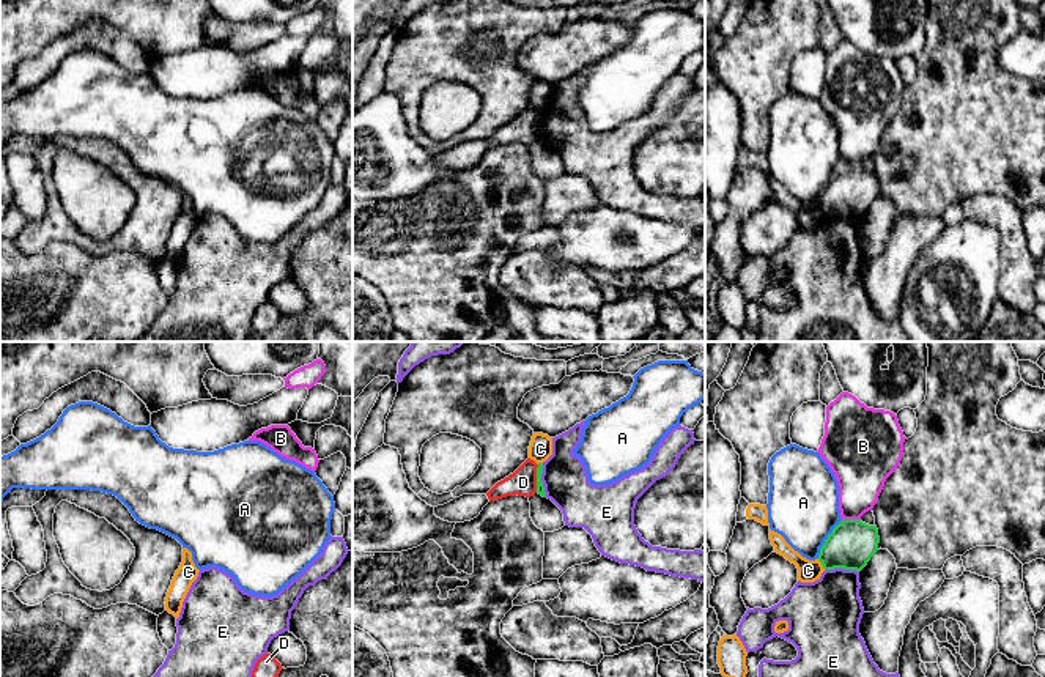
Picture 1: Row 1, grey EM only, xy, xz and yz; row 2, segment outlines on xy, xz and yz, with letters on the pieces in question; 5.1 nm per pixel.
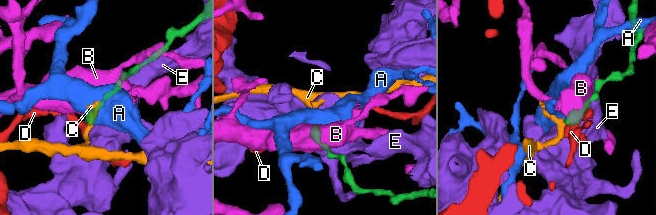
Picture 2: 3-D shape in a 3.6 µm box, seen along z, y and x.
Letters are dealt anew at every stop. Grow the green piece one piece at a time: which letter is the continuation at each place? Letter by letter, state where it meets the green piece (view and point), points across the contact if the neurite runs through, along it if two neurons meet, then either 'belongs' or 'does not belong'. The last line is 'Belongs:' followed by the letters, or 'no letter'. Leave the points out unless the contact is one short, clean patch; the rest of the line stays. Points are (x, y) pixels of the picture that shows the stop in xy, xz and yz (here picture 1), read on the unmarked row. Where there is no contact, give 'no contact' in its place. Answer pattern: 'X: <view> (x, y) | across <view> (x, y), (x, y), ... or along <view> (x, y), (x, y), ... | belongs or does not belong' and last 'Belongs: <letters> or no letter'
A: yz (827, 186) | along yz (842, 167), (828, 183), (817, 205) | does not belong
B: yz (852, 167) | along yz (842, 166), (860, 167) | does not belong
C: yz (822, 211) | along yz (817, 207), (825, 216) | does not belong
D: xz (537, 126) | does not belong
E: xz (540, 128) | does not belong
Belongs: no letter

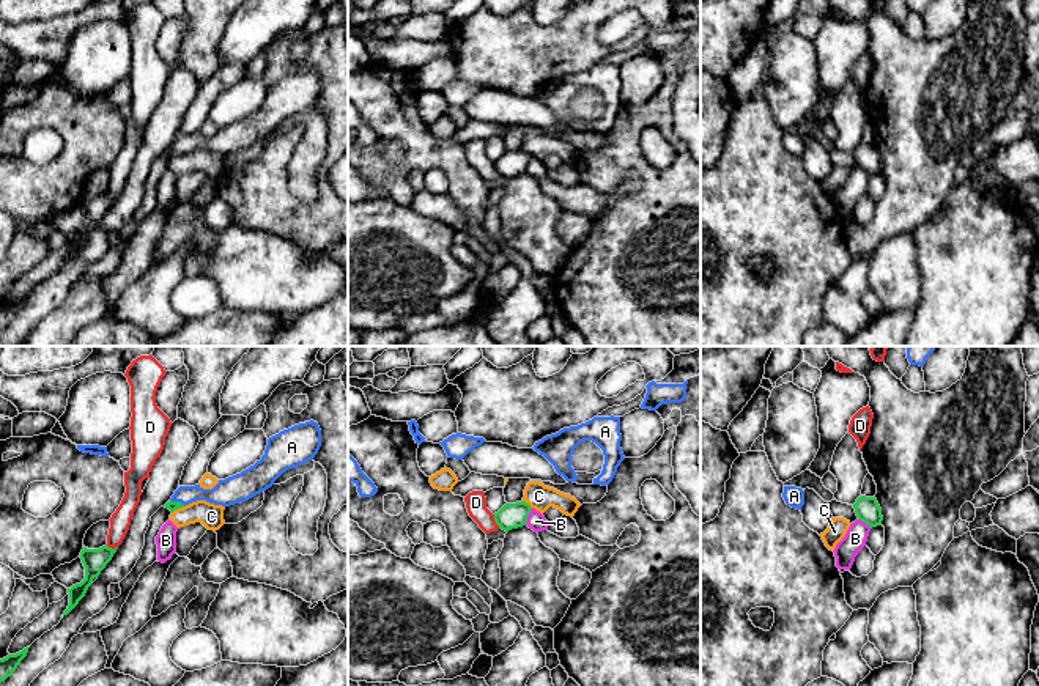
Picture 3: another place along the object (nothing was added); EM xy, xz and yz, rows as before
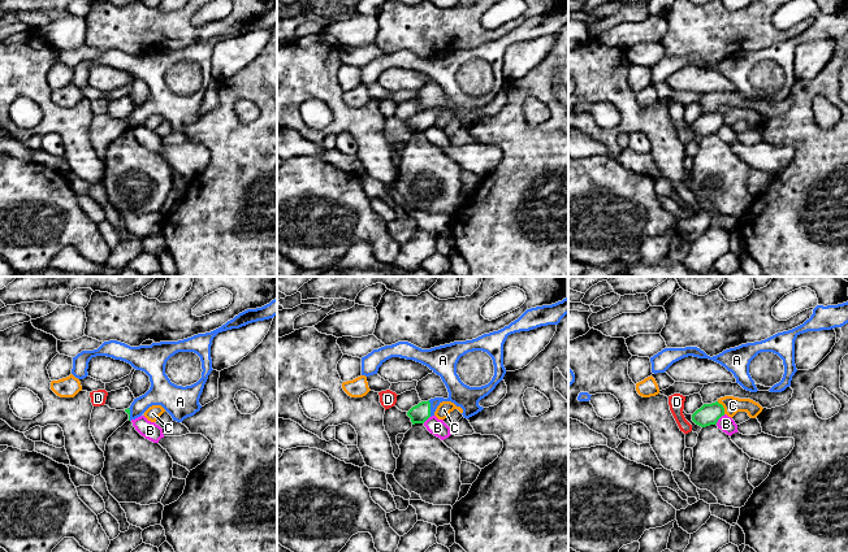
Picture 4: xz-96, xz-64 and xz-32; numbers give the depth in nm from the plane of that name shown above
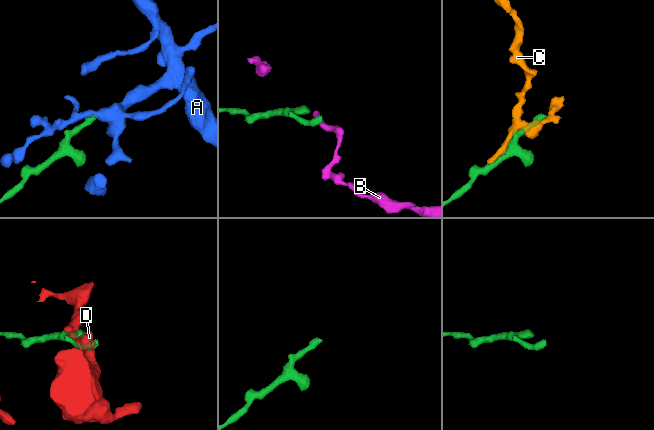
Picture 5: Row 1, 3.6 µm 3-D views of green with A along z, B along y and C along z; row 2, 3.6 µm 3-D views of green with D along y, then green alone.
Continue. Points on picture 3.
A: xy (178, 150) | across xy (172, 153), (178, 150), (186, 142), (225, 140) | belongs
B: xz (526, 164) | along xz (531, 154), (525, 172) | does not belong
C: xz (528, 151) | does not belong
D: xz (495, 167) | does not belong
Belongs: A

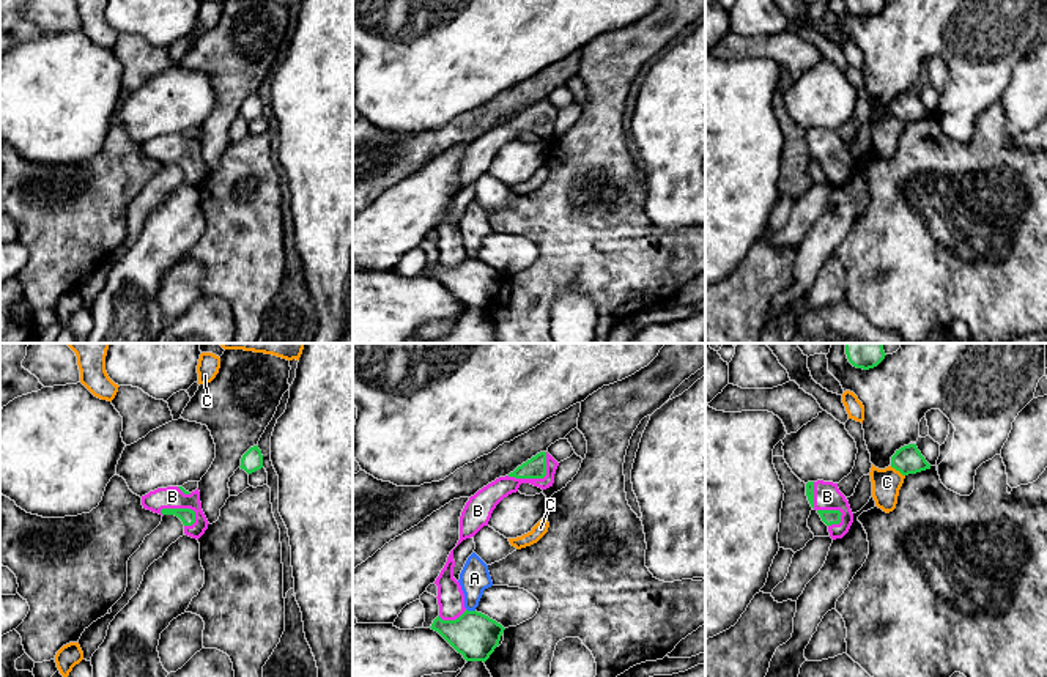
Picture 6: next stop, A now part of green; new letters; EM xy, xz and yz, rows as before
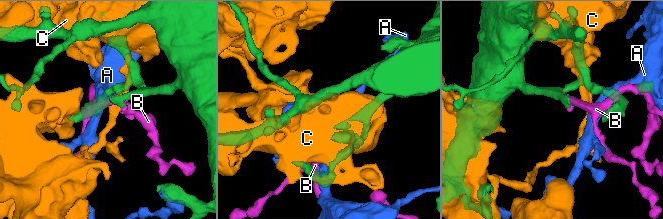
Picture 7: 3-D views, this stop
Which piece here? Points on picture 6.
A: xz (471, 258) | does not belong
B: xz (537, 125) | belongs
C: yz (898, 117) | does not belong
Belongs: B

